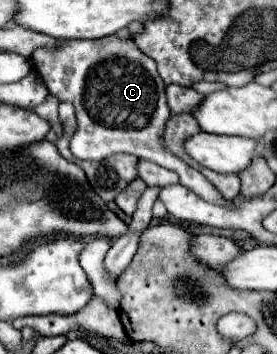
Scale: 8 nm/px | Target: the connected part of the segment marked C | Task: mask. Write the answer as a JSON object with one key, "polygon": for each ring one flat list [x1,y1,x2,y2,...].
{"polygon":[[117,36,99,40,69,40,55,52,39,48,31,58,49,92,59,102,71,102,75,106,79,124,71,138,71,152,75,158,103,160,111,154,127,152,175,170,179,184,203,200,219,206,231,204,201,172,183,164,183,160,171,156,171,152,163,148,163,126,167,124,167,116,171,116,165,98,165,84,157,76,155,60,143,56,133,40,121,40]]}

